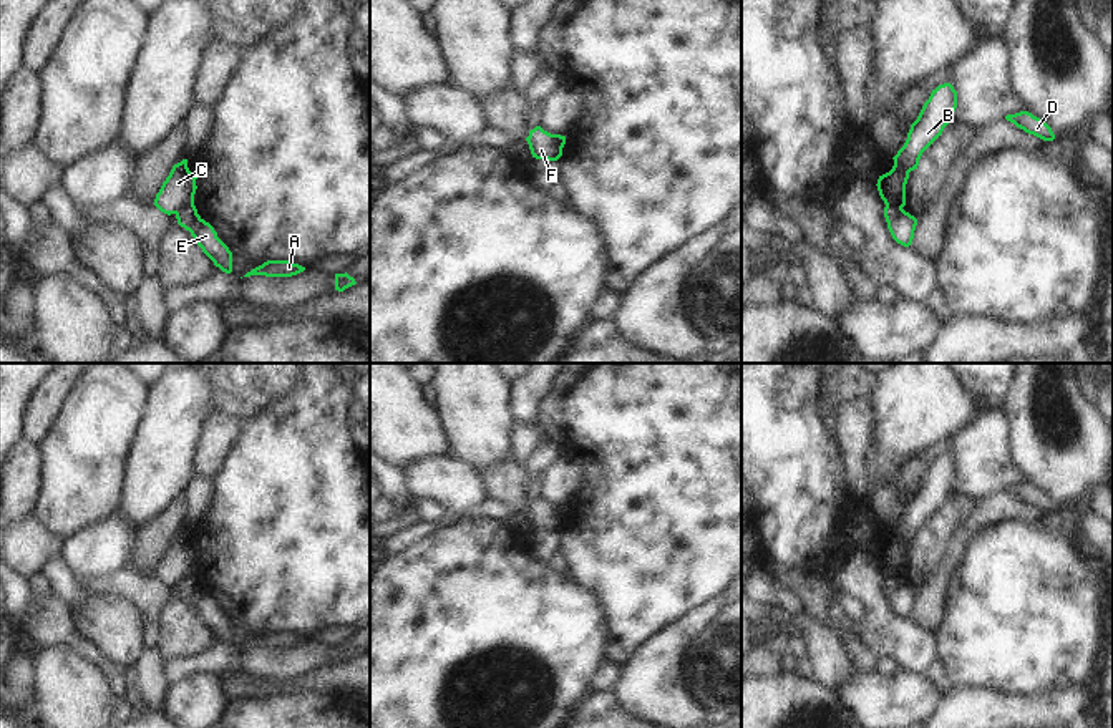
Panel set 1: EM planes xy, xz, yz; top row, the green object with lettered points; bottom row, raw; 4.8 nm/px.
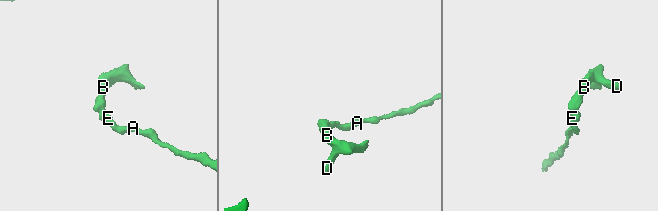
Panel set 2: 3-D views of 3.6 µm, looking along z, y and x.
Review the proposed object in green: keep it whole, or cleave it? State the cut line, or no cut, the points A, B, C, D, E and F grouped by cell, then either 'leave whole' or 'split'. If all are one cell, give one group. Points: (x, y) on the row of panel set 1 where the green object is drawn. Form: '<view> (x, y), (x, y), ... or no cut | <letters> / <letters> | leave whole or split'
xy (193, 203), (176, 214) | A E / B C D F | split

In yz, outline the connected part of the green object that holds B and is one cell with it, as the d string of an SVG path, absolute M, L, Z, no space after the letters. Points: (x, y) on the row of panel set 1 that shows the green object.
M950 83L932 90L917 119L911 124L904 146L892 158L894 166L879 176L877 191L886 206L906 206L909 172L917 169L922 153L942 134L957 108L957 91Z

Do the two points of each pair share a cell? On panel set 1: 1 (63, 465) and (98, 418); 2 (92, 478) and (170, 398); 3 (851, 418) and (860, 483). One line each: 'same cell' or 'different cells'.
1: same cell
2: different cells
3: same cell

